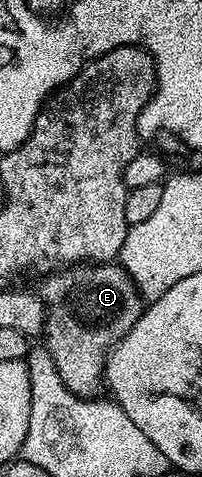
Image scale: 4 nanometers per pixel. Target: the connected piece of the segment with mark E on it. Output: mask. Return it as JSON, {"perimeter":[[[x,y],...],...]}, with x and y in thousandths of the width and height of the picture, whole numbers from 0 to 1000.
{"perimeter":[[[391,549],[361,558],[272,568],[198,604],[208,635],[228,639],[228,686],[218,690],[218,727],[257,742],[317,809],[381,830],[465,834],[510,820],[525,786],[525,753],[550,734],[653,692],[653,683],[703,662],[713,623],[683,610],[683,597],[644,585],[624,564],[584,549]]]}

